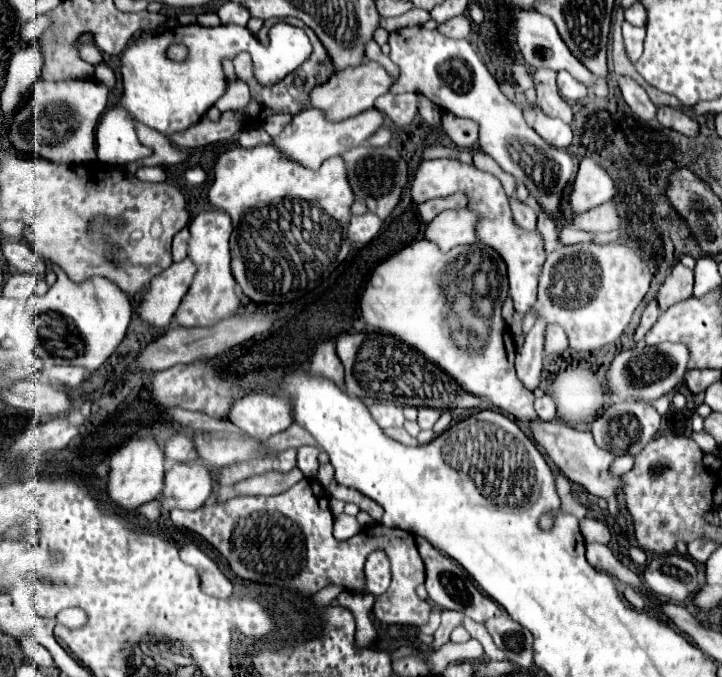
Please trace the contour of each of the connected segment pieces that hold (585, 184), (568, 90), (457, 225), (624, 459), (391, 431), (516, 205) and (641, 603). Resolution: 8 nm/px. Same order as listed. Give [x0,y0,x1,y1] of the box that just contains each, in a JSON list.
[[566,158,616,214],[556,70,588,102],[424,208,476,252],[610,456,634,476],[384,428,418,446],[510,196,536,228],[624,586,646,610]]

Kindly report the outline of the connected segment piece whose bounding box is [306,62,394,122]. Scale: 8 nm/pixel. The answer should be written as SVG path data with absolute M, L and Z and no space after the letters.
M364 62L362 66L344 68L344 70L336 72L328 82L312 88L306 106L308 108L318 108L320 112L324 112L324 116L328 120L340 122L340 120L356 116L364 110L374 108L374 100L380 94L386 94L390 90L392 82L394 82L394 78L388 76L388 72L384 72L384 68L378 68L378 64L374 64L374 62Z

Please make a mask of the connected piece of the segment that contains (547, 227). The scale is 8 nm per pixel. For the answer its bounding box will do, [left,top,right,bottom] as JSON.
[536,204,560,252]

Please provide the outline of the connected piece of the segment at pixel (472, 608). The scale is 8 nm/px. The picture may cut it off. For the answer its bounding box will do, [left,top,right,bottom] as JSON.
[416,538,500,622]

